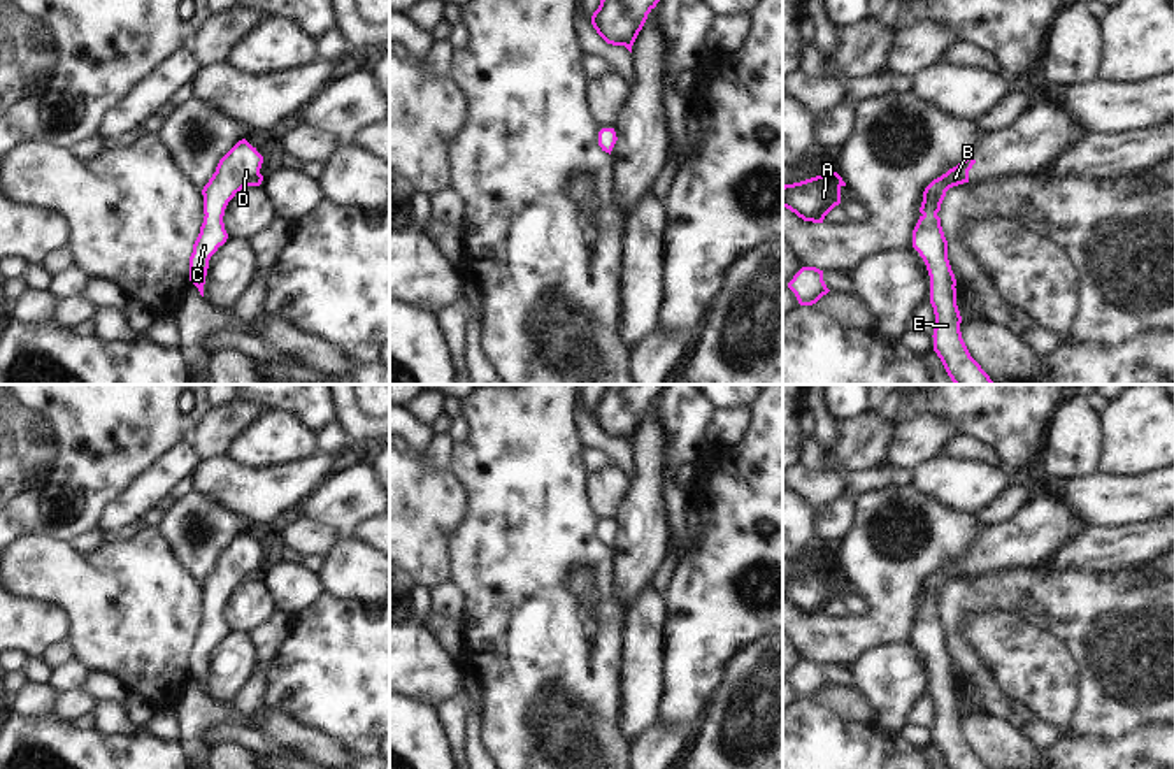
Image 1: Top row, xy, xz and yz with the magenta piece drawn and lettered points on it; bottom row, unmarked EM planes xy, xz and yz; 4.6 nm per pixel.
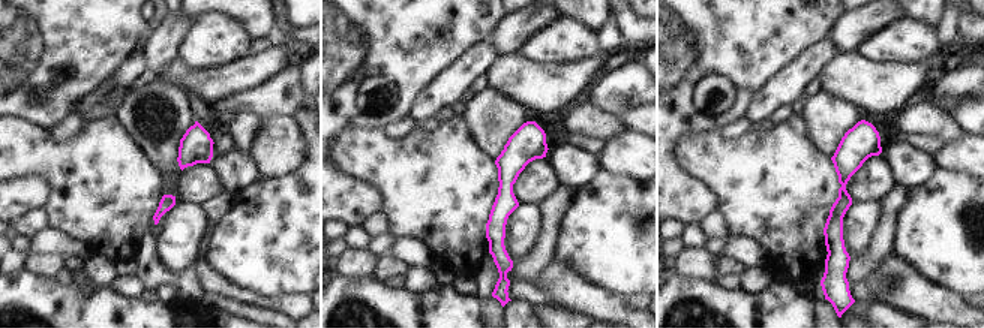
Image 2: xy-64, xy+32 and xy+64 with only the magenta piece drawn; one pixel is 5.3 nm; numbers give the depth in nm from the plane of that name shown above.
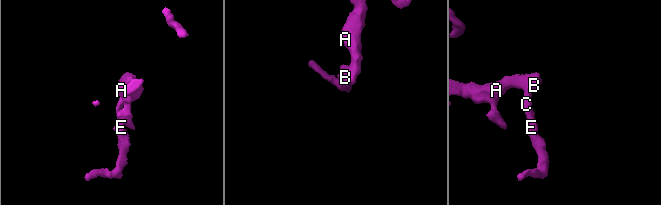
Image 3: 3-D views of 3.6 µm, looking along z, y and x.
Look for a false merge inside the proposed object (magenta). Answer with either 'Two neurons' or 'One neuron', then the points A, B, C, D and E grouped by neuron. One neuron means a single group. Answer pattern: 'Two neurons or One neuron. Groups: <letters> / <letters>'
One neuron. Groups: A B C D E.

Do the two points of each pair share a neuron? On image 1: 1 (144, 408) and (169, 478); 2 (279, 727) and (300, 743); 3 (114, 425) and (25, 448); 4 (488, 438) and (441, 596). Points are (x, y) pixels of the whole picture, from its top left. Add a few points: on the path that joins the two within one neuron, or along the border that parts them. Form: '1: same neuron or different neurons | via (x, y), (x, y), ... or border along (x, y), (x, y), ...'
1: different neurons | border along (186, 439), (172, 445), (132, 481)
2: same neuron | via (285, 733), (295, 738)
3: same neuron | via (92, 425), (48, 425)
4: different neurons | border along (450, 580), (460, 592)

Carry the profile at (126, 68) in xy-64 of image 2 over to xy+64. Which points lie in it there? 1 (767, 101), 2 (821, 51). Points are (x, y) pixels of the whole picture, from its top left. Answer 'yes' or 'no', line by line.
1: yes
2: yes

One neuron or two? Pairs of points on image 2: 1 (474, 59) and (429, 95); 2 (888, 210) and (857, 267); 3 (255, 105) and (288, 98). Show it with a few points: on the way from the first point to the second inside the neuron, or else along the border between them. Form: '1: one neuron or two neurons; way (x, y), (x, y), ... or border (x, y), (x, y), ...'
1: one neuron; way (464, 69), (440, 93)
2: one neuron; way (887, 225), (881, 244), (872, 253)
3: one neuron; way (263, 101), (281, 98)

